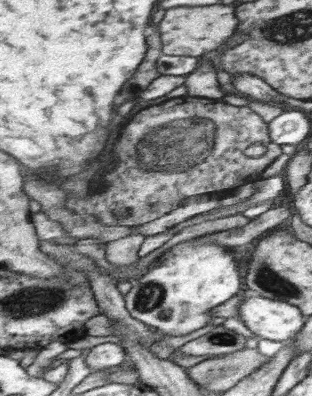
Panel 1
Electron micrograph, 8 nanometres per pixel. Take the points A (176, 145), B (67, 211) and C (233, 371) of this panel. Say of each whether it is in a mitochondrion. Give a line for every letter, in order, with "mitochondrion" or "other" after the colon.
A: mitochondrion
B: other
C: mitochondrion

